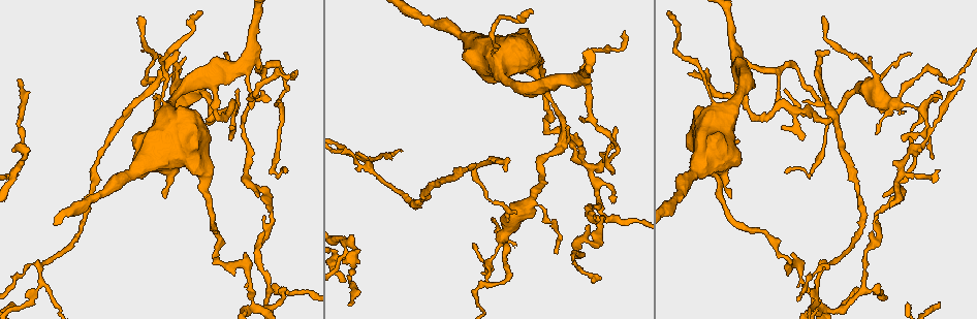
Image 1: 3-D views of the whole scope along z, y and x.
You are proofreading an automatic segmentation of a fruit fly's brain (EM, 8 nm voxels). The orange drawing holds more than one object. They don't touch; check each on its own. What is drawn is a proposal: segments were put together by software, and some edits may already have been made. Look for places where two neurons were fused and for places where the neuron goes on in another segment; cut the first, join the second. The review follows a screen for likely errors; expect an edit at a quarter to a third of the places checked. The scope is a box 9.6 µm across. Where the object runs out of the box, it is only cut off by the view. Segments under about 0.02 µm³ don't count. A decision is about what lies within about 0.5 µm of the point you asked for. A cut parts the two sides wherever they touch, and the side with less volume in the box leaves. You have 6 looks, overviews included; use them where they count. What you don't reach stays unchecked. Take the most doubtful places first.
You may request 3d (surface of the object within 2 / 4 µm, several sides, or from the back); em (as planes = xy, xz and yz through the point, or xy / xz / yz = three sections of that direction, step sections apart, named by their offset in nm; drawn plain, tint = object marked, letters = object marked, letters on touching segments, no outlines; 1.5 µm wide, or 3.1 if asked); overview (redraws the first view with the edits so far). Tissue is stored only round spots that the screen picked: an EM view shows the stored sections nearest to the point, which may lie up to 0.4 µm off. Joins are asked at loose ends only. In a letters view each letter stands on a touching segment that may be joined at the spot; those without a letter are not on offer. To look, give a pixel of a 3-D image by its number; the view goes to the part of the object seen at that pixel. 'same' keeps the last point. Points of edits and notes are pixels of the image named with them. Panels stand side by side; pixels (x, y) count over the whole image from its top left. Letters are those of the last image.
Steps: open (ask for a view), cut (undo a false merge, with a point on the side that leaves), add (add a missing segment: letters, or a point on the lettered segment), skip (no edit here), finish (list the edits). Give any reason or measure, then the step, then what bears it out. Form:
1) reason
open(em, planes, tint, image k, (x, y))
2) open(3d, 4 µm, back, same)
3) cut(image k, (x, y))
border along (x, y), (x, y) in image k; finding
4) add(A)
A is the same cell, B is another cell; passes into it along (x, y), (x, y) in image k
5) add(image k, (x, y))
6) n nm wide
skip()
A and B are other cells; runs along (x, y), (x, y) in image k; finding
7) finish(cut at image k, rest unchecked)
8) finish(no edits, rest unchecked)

arms part here
open(3d, 4 µm, back, image 1, (39, 265))

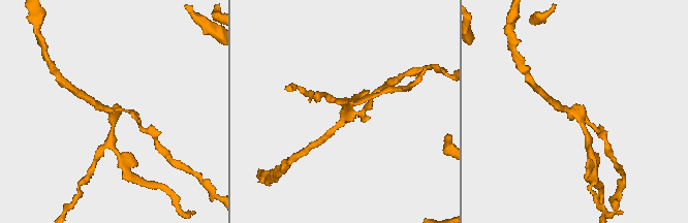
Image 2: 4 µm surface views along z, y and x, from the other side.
3 arms; shape alone is not enough
open(em, planes, letters, image 2, (343, 115))

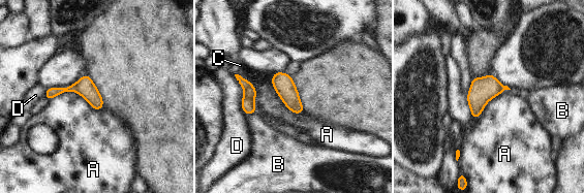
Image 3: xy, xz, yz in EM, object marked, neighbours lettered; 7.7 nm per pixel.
150 nm wide
cut(image 3, (51, 93))
A, B, C and D are other cells; border along (75, 83), (77, 91) in image 3; a second neuron is stuck on

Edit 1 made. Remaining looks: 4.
abrupt turn
open(em, xz, step 4, tint, image 1, (549, 97))

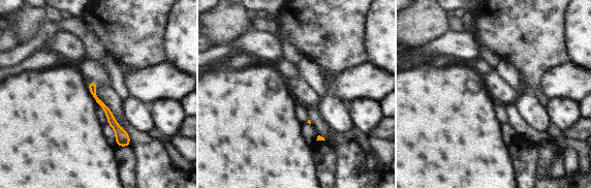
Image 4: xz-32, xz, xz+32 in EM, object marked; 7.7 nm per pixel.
cut it another way
open(em, planes, tint, same)

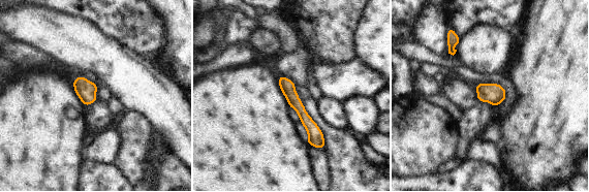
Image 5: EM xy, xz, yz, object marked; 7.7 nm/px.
see the neighbours
open(em, planes, letters, same)

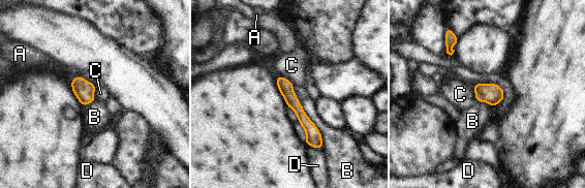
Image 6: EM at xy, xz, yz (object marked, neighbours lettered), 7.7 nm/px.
skip()
A, B, C and D are other cells; border along (472, 85), (476, 102) in image 6; all the same neuron

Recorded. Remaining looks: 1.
finish(cut at image 3, rest unchecked)

